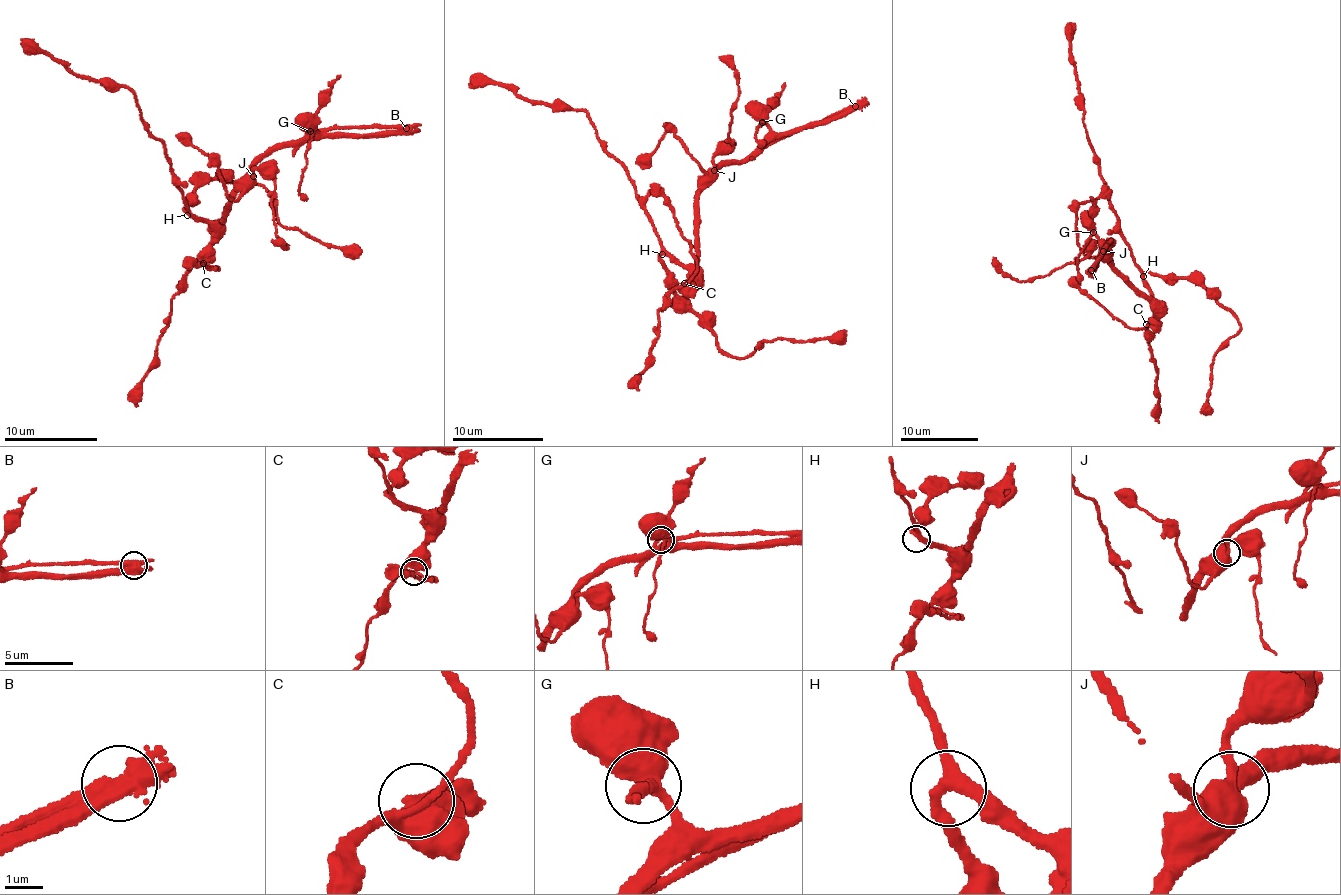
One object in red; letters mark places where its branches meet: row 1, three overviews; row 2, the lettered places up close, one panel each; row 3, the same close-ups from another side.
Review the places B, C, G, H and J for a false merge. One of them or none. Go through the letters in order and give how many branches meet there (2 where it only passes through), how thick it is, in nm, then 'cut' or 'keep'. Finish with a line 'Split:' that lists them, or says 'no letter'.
B: 3 branches meet; 440 nm thick; cut
C: 3 branches meet; 180 nm thick; keep
G: 3 branches meet; 400 nm thick; keep
H: 3 branches meet; 300 nm thick; keep
J: 3 branches meet; 550 nm thick; keep
Split: B

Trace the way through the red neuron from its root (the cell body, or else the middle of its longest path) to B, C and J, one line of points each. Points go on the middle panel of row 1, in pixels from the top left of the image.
B: (664, 249), (684, 264), (693, 263), (696, 196), (713, 173), (756, 157), (775, 136), (829, 122), (855, 105)
C: (664, 249), (689, 273), (691, 285), (684, 283)
J: (664, 249), (684, 264), (695, 260), (693, 210), (696, 198), (715, 175), (714, 170)

